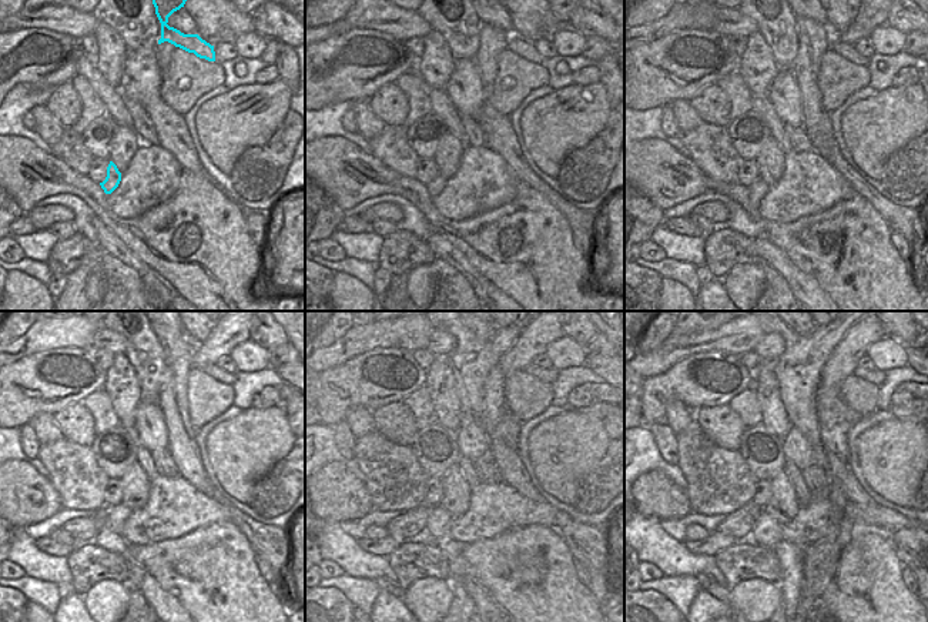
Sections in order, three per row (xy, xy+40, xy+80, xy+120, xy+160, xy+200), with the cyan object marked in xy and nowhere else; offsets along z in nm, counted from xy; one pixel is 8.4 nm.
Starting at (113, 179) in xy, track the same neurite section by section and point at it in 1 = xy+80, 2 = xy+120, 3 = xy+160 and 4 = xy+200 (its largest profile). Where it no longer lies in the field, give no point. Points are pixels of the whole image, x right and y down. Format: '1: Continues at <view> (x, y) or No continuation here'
1: Continues at xy+80 (757, 190)
2: Continues at xy+120 (116, 517)
3: Continues at xy+160 (439, 521)
4: Continues at xy+200 (767, 532)

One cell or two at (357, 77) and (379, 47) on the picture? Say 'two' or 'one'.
one

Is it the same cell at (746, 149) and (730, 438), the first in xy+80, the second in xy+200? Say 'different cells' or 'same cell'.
different cells

